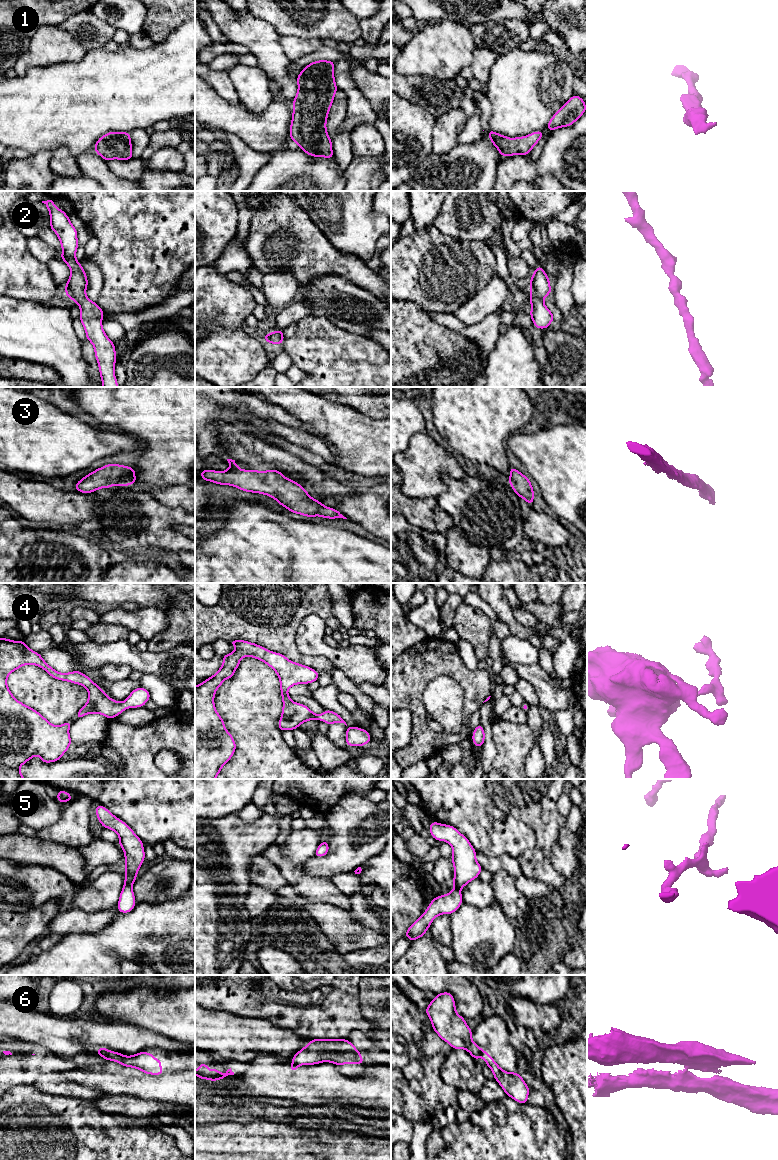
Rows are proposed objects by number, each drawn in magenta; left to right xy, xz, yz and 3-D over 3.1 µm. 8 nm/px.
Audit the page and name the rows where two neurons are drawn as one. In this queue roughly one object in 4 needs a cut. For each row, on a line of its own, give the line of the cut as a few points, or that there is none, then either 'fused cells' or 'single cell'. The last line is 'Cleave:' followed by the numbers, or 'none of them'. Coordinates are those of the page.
1: cut none; single cell
2: cut none; single cell
3: cut none; single cell
4: cut none; single cell
5: cut none; single cell
6: cut yz (482, 1050), (480, 1055); fused cells
Cleave: 6

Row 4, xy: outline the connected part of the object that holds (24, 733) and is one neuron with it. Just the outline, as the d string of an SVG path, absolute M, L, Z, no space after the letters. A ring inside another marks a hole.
M5 637L0 638L0 779L25 779L19 771L24 763L36 755L43 763L58 761L72 743L69 735L69 728L72 724L70 721L55 726L39 712L16 700L10 692L7 686L8 676L26 664L36 665L57 680L79 684L88 690L88 701L76 714L77 720L86 714L102 714L112 719L127 708L144 707L145 703L150 700L150 692L142 687L134 689L124 702L113 700L82 672L57 672L44 661L40 653L31 650L23 640L12 641Z

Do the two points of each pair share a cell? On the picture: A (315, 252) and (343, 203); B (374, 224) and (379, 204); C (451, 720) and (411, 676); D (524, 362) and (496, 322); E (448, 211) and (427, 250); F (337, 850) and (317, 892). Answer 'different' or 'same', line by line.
A: different
B: different
C: different
D: different
E: different
F: different

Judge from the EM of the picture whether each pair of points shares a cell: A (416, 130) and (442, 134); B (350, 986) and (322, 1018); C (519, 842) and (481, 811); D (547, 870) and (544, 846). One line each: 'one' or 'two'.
A: two
B: one
C: one
D: one

